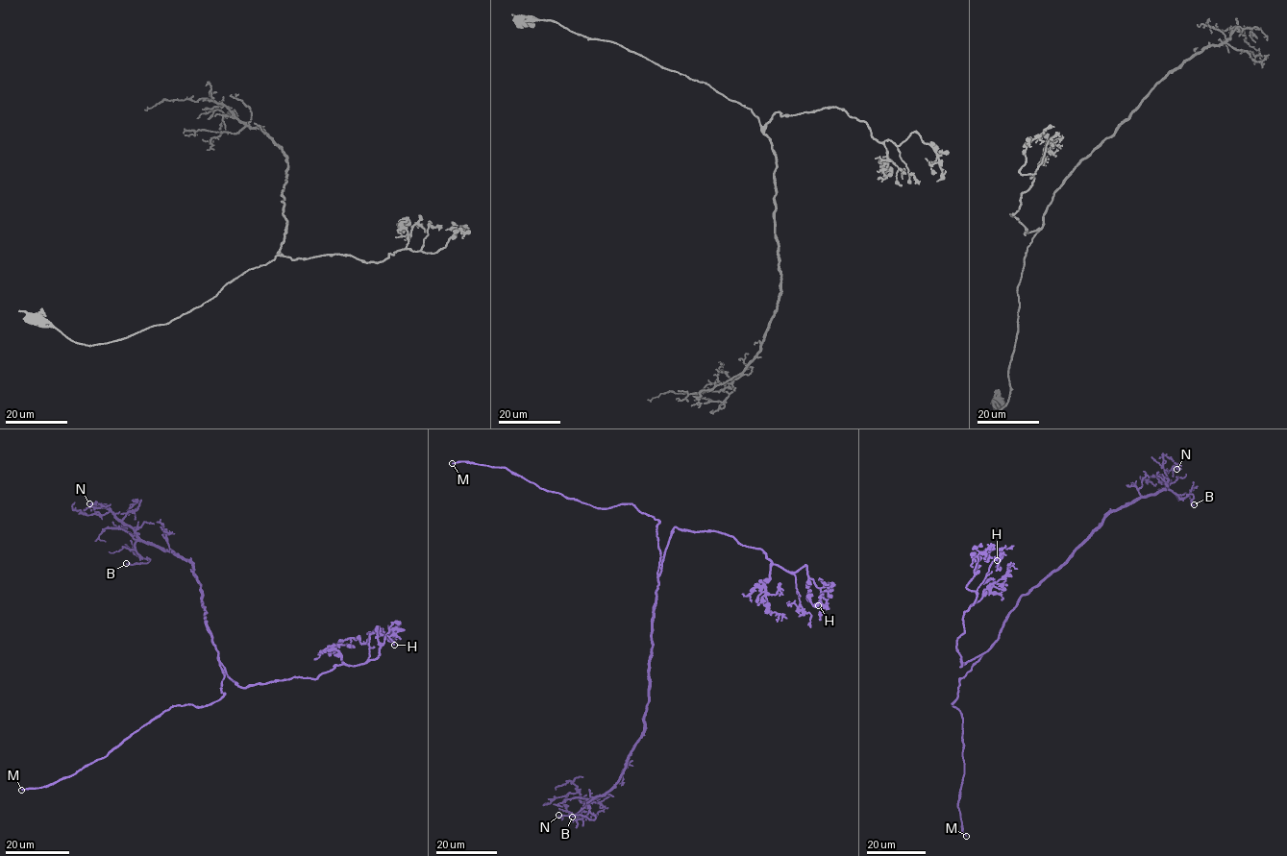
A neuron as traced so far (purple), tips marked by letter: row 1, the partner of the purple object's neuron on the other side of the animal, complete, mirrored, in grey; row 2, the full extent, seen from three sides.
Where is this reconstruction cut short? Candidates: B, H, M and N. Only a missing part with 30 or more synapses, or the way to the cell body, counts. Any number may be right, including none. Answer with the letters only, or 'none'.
M

